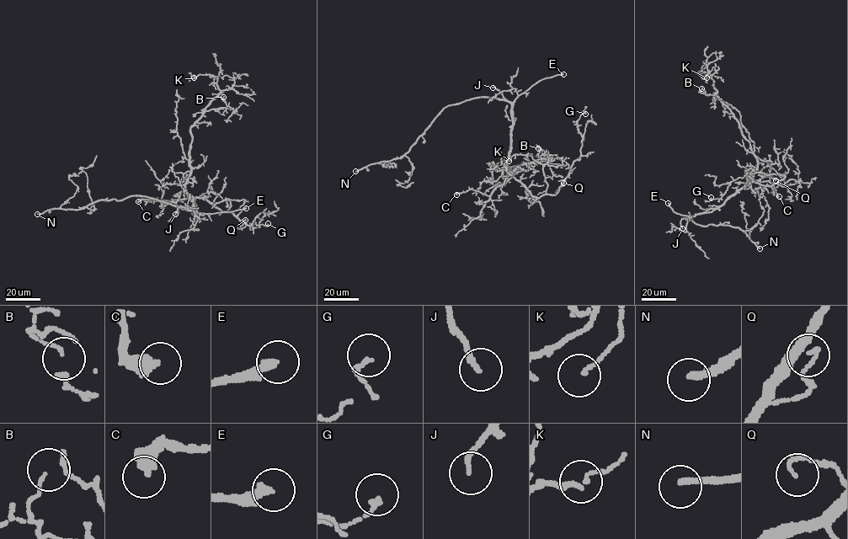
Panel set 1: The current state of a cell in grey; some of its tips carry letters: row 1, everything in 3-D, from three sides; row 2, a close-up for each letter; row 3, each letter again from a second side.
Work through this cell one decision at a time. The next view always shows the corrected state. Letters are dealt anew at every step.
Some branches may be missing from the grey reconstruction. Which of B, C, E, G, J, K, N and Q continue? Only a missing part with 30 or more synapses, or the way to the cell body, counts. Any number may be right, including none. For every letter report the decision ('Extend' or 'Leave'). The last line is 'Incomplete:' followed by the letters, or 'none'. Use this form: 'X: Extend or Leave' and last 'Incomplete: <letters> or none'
B: Leave
C: Leave
E: Extend
G: Leave
J: Leave
K: Leave
N: Extend
Q: Leave
Incomplete: E, N

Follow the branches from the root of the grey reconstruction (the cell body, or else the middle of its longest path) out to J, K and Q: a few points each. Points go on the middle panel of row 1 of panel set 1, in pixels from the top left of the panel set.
J: (511, 114), (511, 104), (493, 88)
K: (511, 114), (510, 156), (503, 177), (507, 180), (507, 175), (517, 167), (535, 163), (521, 154), (509, 161)
Q: (511, 114), (507, 169), (531, 194), (539, 198), (545, 194), (556, 194), (563, 183)

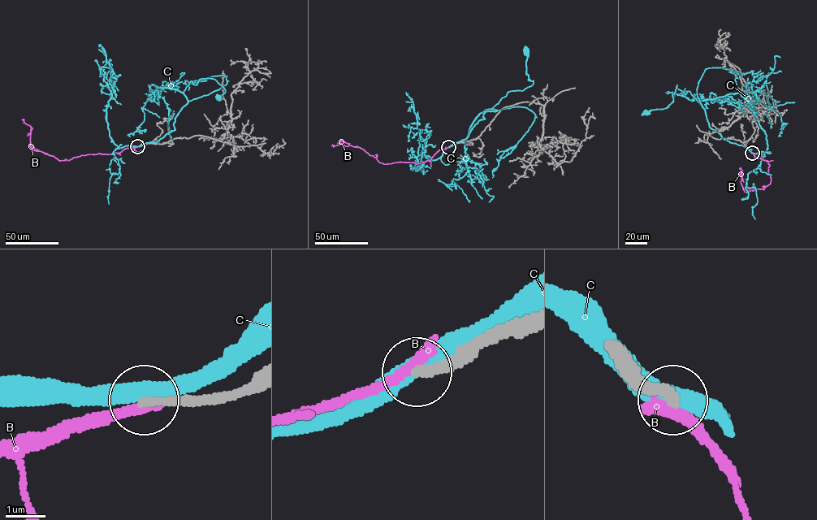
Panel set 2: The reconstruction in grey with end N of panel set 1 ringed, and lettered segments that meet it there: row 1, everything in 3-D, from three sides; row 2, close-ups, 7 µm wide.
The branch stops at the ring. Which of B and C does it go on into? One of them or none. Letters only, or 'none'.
none

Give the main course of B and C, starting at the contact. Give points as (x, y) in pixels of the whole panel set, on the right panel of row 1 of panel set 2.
B: (752, 153), (770, 164), (770, 184), (762, 189), (745, 192), (741, 182), (741, 168)
C: (752, 153), (712, 129), (699, 102), (677, 84), (673, 101), (667, 106), (646, 113)

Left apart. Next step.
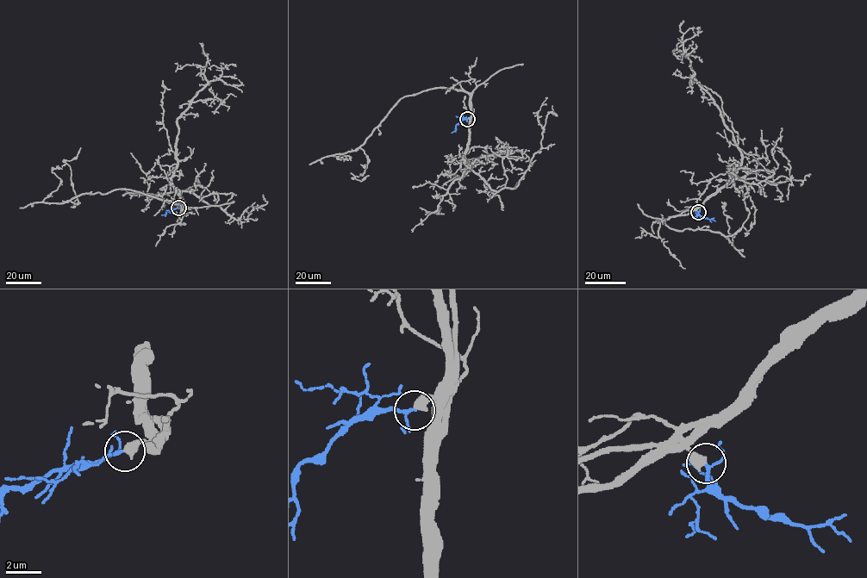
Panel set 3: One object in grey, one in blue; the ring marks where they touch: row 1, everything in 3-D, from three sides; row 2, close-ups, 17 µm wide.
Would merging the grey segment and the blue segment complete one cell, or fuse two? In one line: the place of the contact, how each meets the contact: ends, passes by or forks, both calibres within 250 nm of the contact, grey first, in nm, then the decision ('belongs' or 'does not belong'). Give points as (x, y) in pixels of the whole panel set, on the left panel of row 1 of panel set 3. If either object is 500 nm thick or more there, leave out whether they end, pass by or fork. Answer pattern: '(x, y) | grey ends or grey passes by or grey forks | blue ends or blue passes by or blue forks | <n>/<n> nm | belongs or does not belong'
(178, 208) | 500/130 nm | belongs

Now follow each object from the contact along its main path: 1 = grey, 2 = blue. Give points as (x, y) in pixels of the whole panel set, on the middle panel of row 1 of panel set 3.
1: (467, 119), (464, 92), (440, 87), (403, 96), (360, 147), (368, 161), (354, 177), (369, 176)
2: (467, 119), (457, 124), (456, 129), (451, 133)

